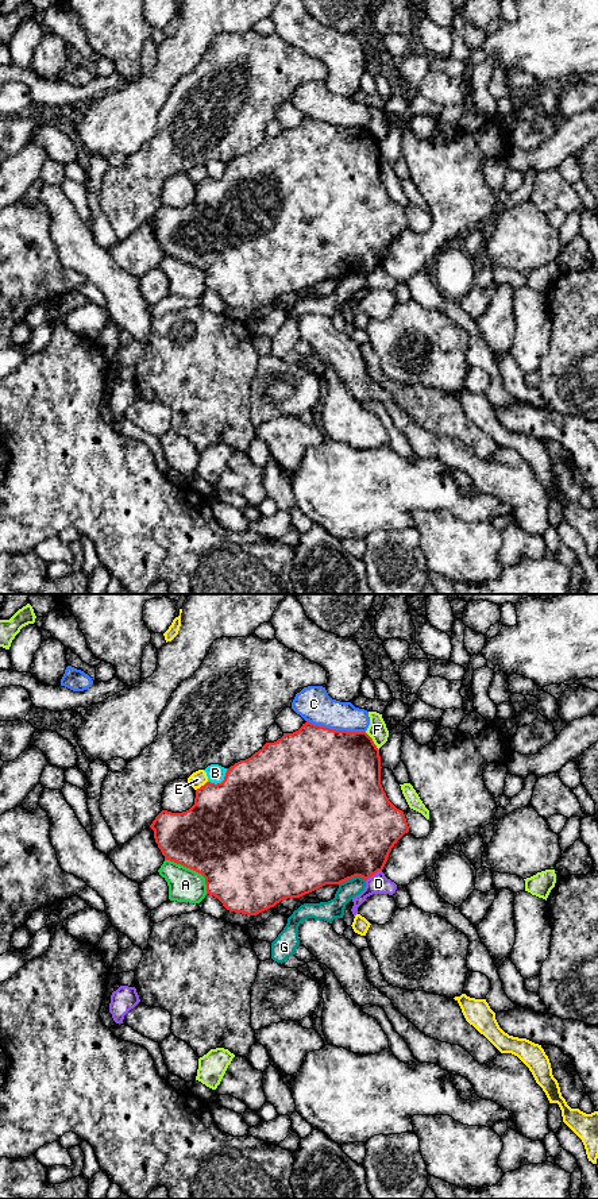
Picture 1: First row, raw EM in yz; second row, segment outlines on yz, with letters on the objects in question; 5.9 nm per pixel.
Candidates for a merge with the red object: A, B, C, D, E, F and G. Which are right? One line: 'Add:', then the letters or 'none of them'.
Add: none of them

